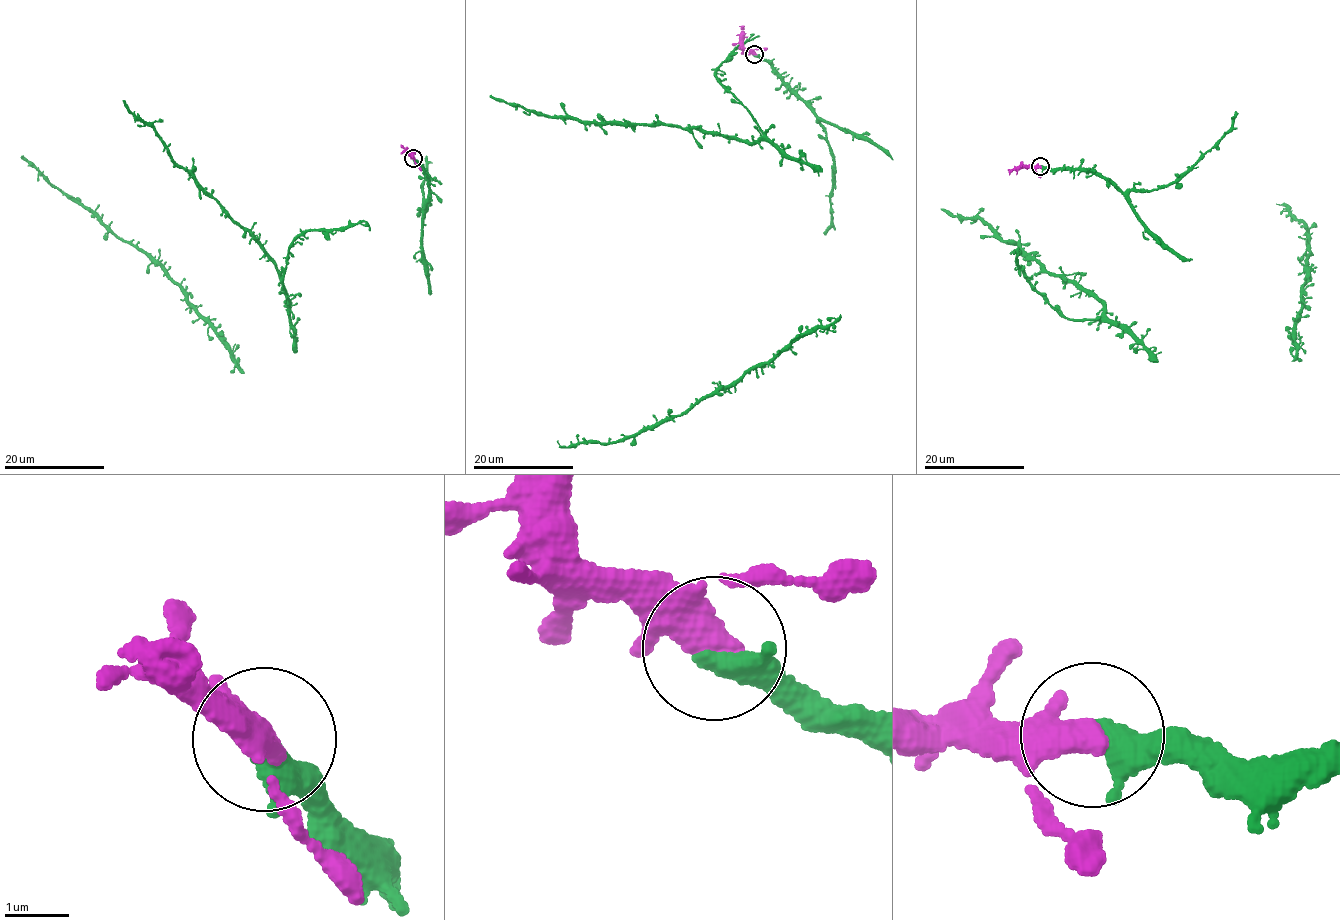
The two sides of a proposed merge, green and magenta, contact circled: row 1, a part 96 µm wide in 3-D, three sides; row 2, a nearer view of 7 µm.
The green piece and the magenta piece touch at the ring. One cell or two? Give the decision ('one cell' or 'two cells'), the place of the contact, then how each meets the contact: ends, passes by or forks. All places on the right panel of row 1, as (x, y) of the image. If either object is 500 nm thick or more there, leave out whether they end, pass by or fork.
one cell | (1040, 166) | green ends | magenta forks

